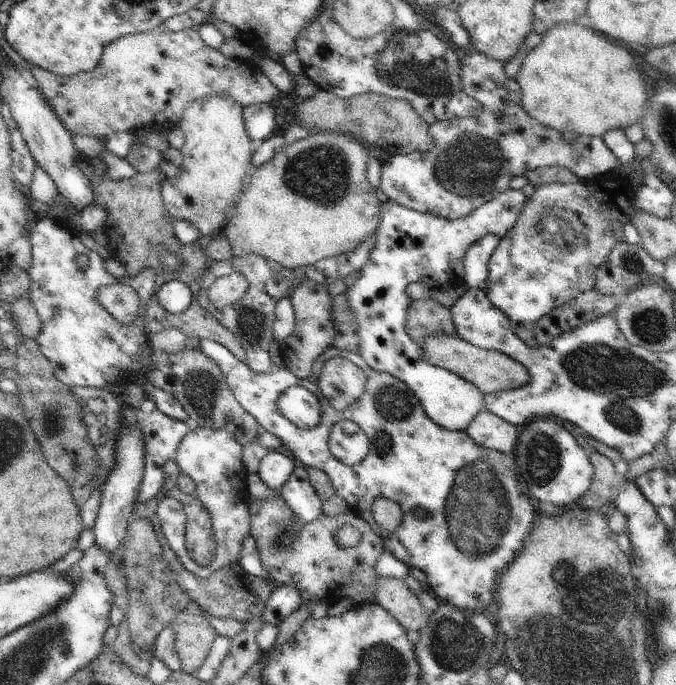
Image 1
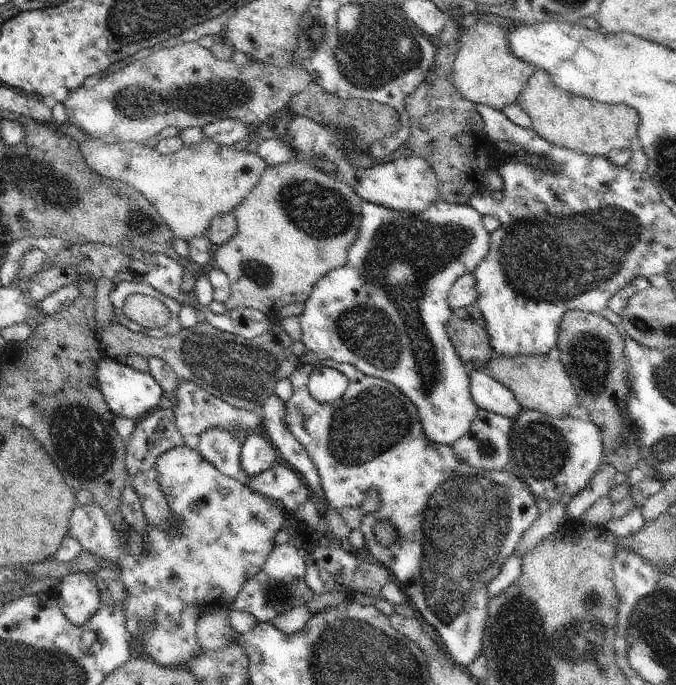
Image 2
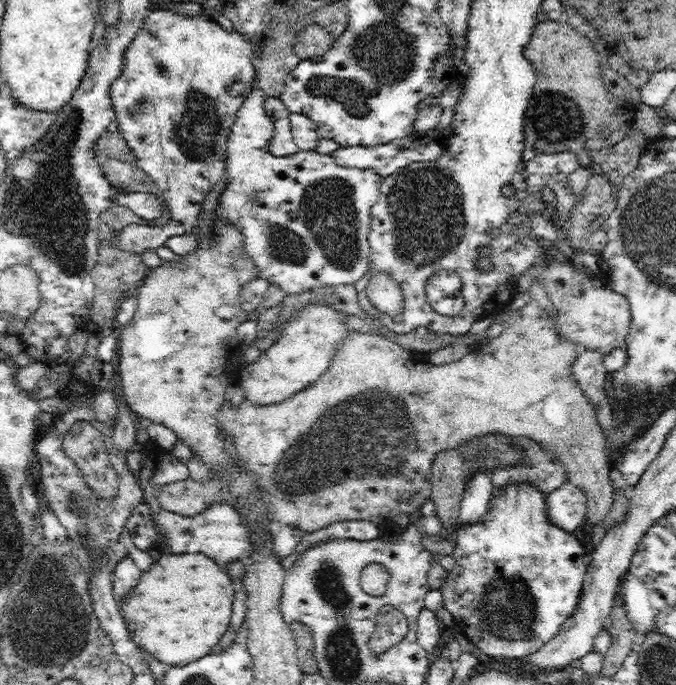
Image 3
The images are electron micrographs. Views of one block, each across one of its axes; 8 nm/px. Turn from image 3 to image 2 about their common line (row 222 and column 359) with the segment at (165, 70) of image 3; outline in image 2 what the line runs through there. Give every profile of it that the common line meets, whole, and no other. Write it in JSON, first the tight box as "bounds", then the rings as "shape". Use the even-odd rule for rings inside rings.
{"bounds":[337,156,439,213],"shape":[[[422,156],[399,158],[387,163],[368,162],[366,169],[343,165],[337,176],[344,181],[364,201],[370,201],[383,207],[400,212],[419,213],[429,204],[436,202],[439,196],[437,174],[431,164]]]}

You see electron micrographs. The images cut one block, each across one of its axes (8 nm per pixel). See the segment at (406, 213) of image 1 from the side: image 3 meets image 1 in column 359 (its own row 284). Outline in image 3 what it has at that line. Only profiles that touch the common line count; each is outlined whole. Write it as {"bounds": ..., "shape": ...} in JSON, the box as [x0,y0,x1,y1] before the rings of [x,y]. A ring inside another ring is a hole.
{"bounds":[218,79,383,294],"shape":[[[257,79],[253,80],[254,88],[244,97],[243,103],[240,105],[236,115],[236,120],[232,124],[230,136],[228,136],[226,148],[226,169],[224,181],[225,190],[220,198],[220,206],[218,206],[218,217],[226,223],[234,223],[240,233],[244,235],[244,247],[246,253],[252,257],[252,261],[258,266],[259,276],[266,280],[269,284],[280,286],[287,294],[300,294],[312,288],[326,288],[328,286],[334,288],[338,284],[346,286],[355,286],[358,280],[369,276],[368,268],[370,268],[370,245],[368,242],[368,233],[370,232],[370,213],[373,204],[377,203],[379,197],[379,188],[383,178],[374,171],[374,169],[360,169],[344,167],[336,163],[332,155],[323,155],[316,151],[298,151],[292,156],[274,156],[268,151],[268,142],[274,136],[274,125],[266,113],[264,91],[257,86]]]}

